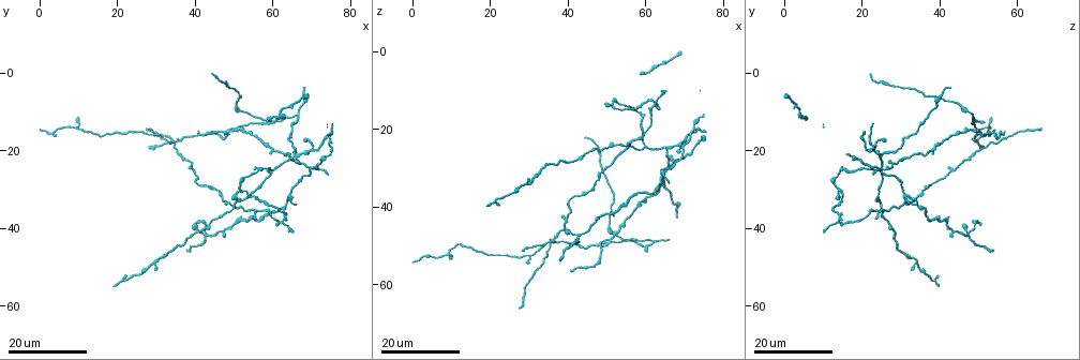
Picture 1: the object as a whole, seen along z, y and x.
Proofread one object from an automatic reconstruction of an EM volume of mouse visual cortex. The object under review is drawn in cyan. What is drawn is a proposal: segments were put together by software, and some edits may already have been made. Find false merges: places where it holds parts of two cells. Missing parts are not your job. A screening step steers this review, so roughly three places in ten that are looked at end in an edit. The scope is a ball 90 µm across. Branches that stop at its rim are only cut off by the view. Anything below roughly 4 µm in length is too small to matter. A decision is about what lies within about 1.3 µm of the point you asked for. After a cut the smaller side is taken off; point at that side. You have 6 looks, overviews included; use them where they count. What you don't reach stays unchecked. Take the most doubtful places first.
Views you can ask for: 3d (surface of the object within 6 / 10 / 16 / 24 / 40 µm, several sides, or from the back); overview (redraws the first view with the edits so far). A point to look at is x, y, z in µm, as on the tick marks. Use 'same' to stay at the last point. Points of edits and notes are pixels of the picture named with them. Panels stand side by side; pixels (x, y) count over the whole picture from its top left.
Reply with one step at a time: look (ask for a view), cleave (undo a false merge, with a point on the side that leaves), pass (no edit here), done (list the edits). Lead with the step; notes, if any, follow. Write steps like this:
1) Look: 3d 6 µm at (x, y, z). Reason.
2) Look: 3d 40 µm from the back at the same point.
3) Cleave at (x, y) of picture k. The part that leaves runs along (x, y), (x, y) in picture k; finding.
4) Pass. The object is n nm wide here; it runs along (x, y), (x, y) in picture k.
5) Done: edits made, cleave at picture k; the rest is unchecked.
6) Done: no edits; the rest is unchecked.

Look: 3d 16 µm at (49.0, 16.0, 50.0). Arms run side by side.

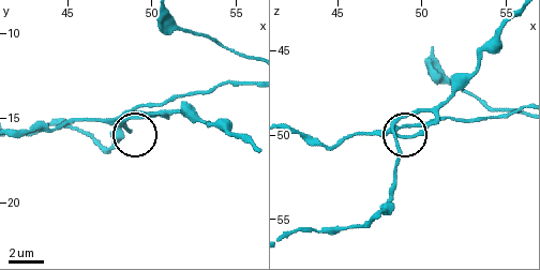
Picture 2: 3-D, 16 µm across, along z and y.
Look: 3d 6 µm at (48.2, 15.6, 50.0).

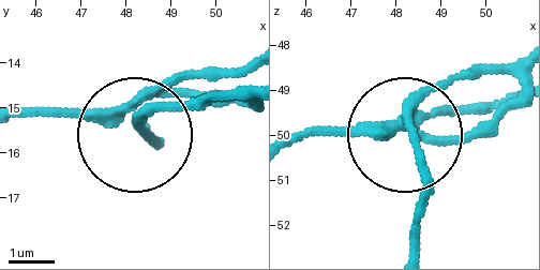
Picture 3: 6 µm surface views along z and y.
Cleave at (226, 75) of picture 3. The side arm is 15 µm long; the part that leaves runs along (164, 84), (252, 68) in picture 3; a second cell is stuck on.

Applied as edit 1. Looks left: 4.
Look: overview.

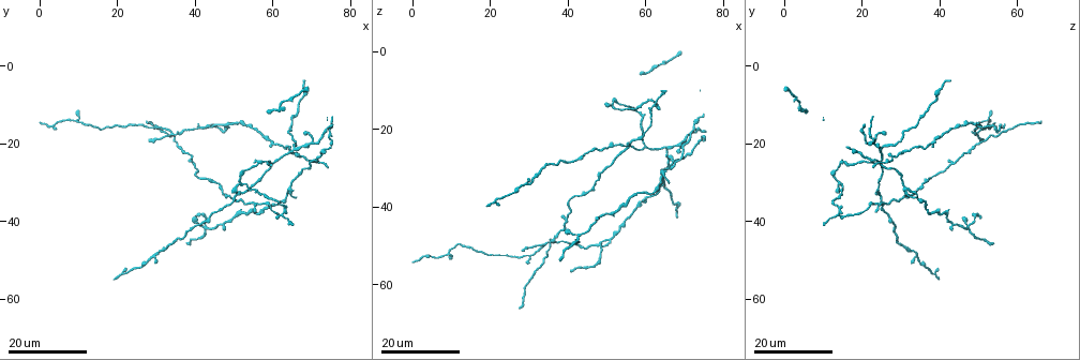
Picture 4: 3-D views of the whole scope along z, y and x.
Look: 3d 16 µm at (42.0, 42.0, 48.0).

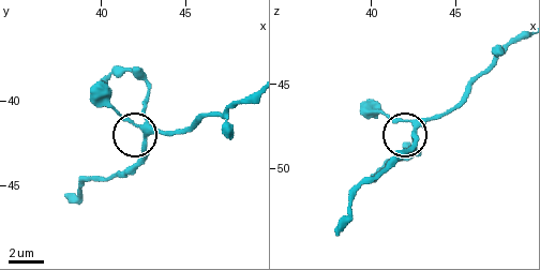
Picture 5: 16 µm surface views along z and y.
Look: 3d 6 µm at (42.6, 42.1, 47.5). Zoom in.

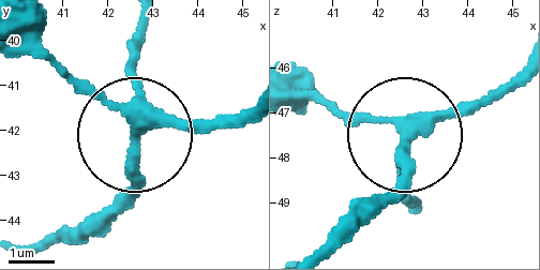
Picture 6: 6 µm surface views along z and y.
Look: 3d 6 µm from the back at (42.65, 42.00, 47.60).

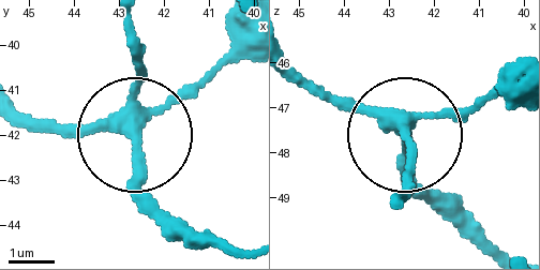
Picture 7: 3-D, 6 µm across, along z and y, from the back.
Pass. It runs along (20, 113), (55, 128), (132, 132), (136, 40) in picture 7; one cell here.

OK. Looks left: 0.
Done: edits made, cleave at picture 3; the rest is unchecked.

